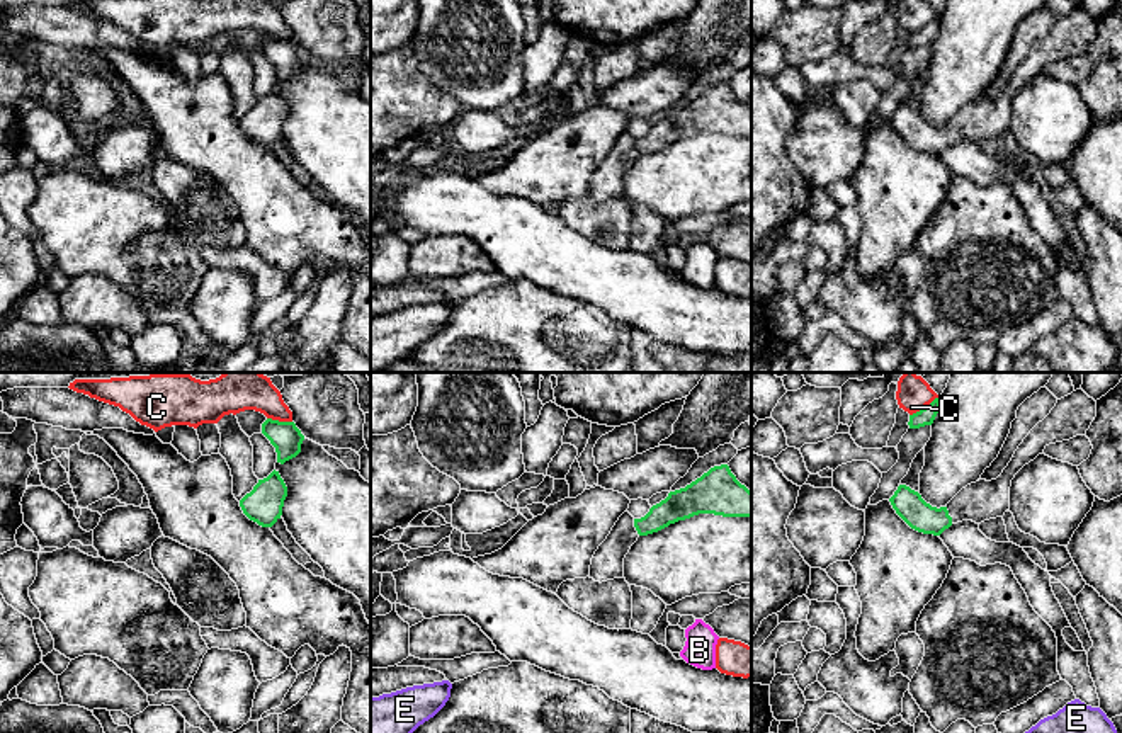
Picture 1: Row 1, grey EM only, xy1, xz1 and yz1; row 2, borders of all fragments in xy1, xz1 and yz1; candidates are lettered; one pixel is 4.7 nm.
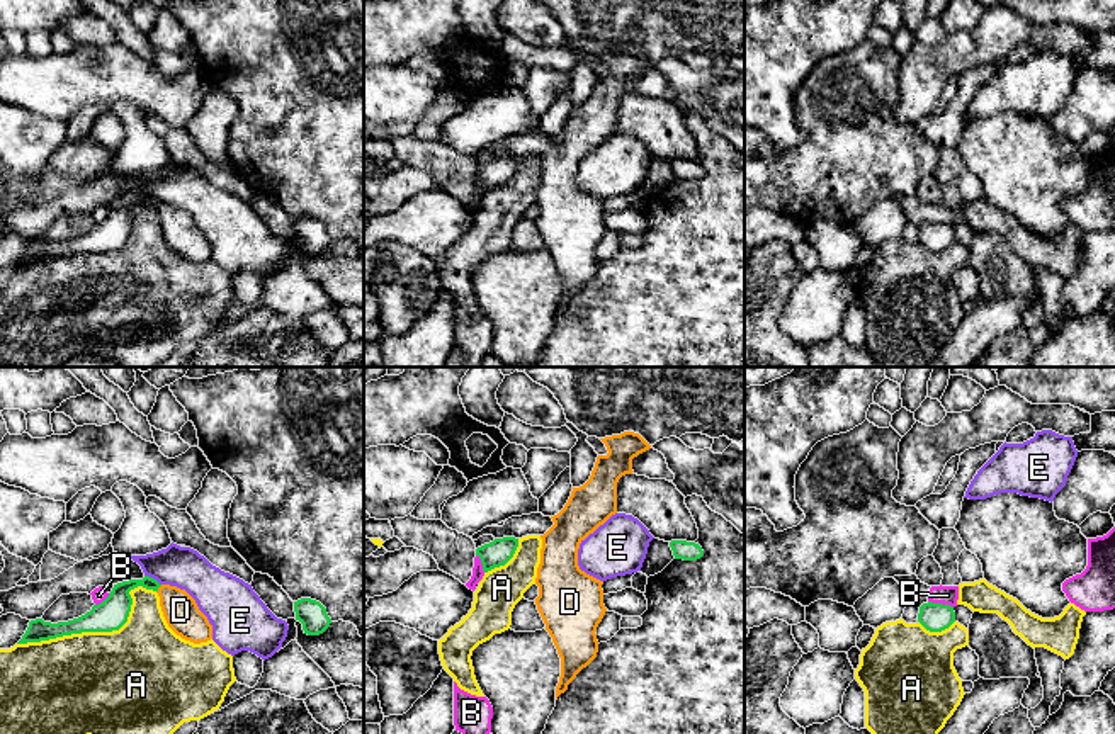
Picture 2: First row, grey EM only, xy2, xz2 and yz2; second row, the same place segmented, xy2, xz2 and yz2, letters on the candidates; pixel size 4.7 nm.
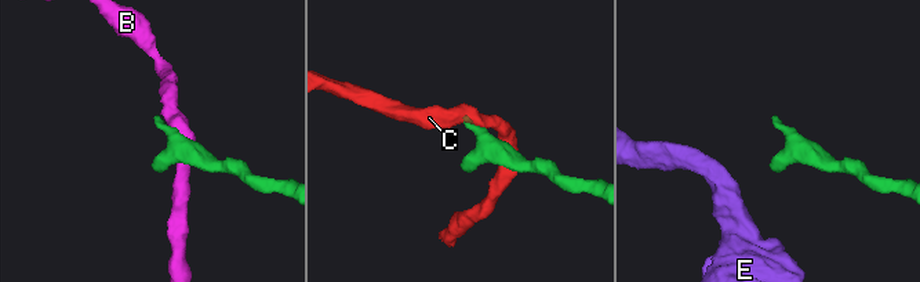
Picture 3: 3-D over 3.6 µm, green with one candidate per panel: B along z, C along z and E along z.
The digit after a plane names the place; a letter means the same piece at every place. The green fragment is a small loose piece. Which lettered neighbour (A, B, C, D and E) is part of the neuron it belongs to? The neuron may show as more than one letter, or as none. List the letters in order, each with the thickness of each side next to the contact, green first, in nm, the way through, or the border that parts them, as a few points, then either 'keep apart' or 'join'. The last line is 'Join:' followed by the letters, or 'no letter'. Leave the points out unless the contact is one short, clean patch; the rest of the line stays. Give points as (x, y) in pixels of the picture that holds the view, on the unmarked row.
A: 150/500 nm | keep apart
B: 140/100 nm | along yz2 (928, 220), (952, 226) | keep apart
C: 80/150 nm | along yz1 (939, 16), (910, 34) | keep apart
D: 150/160 nm | along xy2 (162, 204), (157, 211) | keep apart
E: 150/190 nm | along xy2 (145, 194), (160, 204) | keep apart
Join: no letter

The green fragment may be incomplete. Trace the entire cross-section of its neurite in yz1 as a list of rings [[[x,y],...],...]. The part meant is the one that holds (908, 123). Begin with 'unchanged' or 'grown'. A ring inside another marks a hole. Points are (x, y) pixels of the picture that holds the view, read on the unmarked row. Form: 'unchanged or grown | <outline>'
grown | [[[1076,9],[1057,19],[1051,32],[1030,49],[996,99],[967,104],[940,128],[926,122],[918,111],[906,104],[899,104],[889,121],[911,148],[933,155],[940,155],[962,139],[981,143],[1003,136],[1010,128],[1010,105],[1015,94],[1042,73],[1049,63],[1085,54],[1095,36],[1096,20],[1083,9]]]

